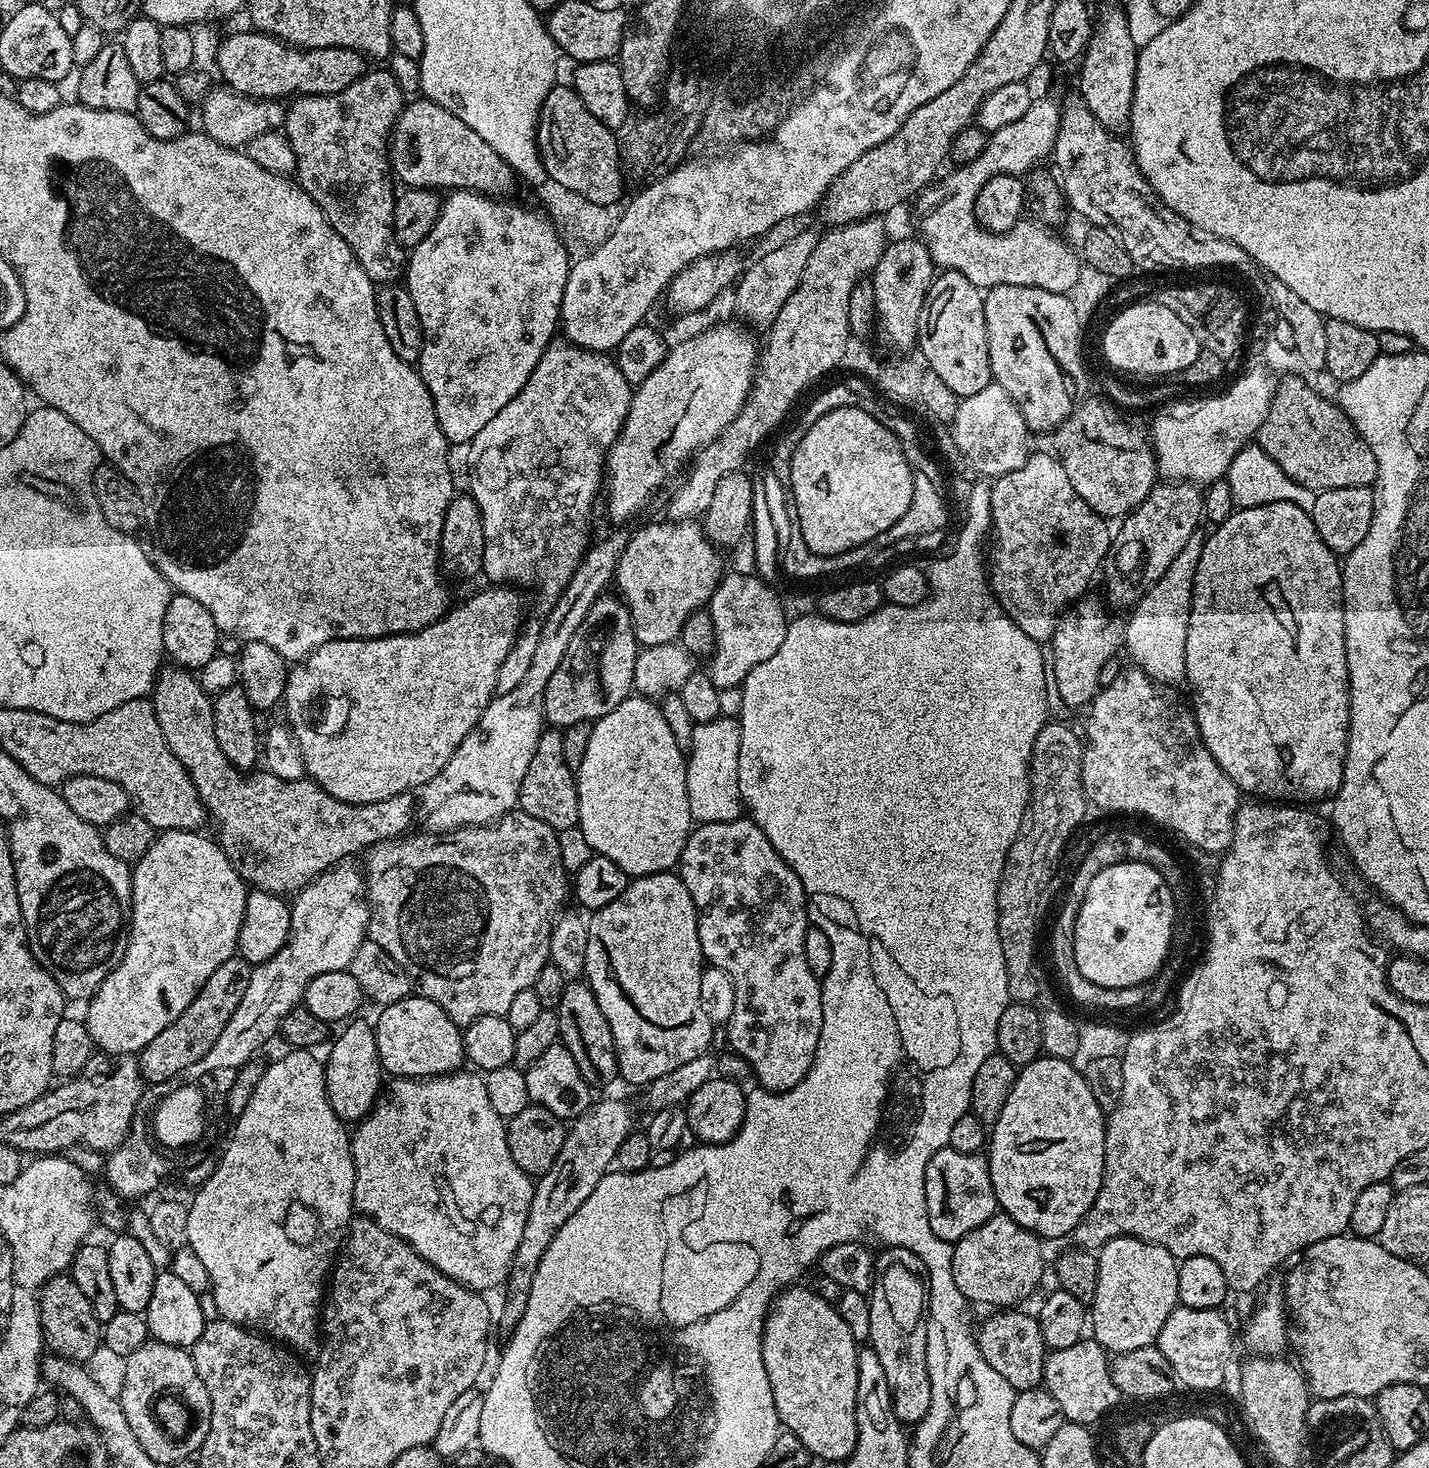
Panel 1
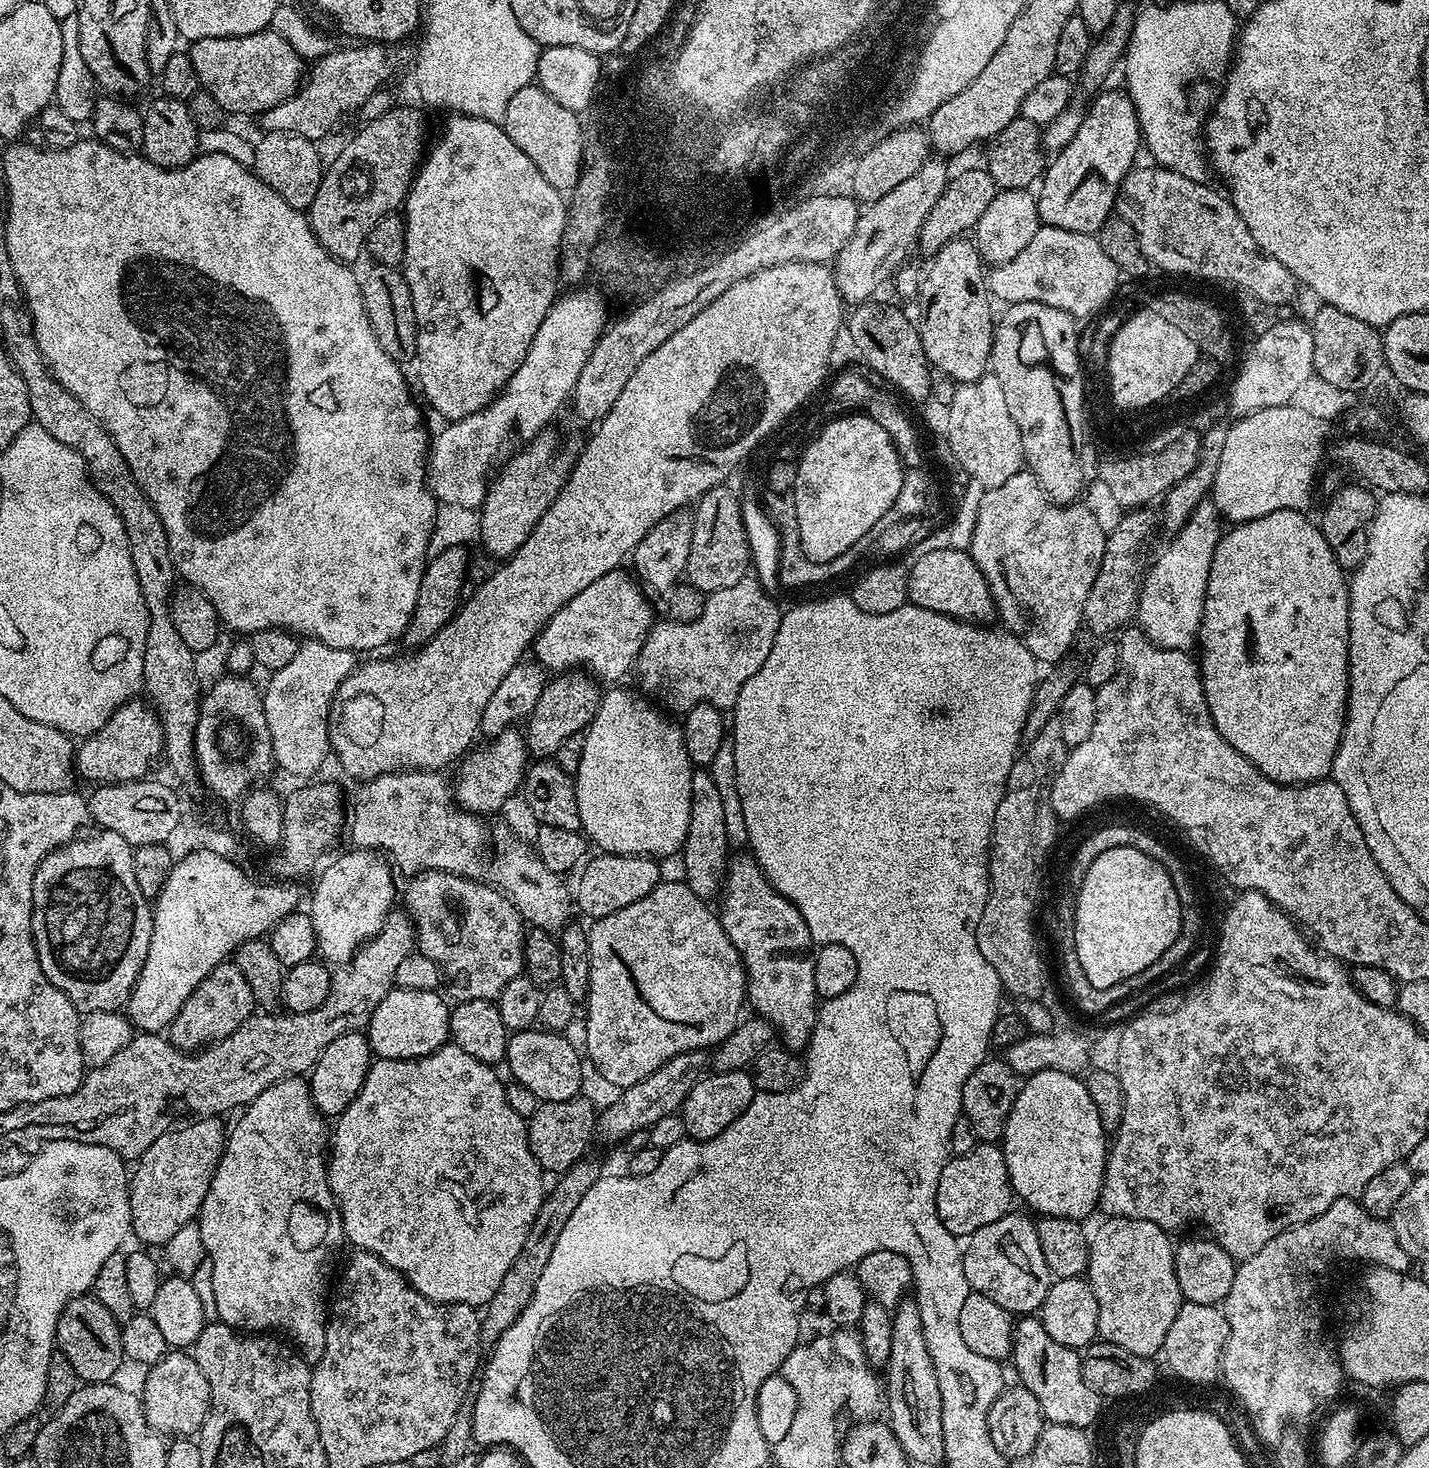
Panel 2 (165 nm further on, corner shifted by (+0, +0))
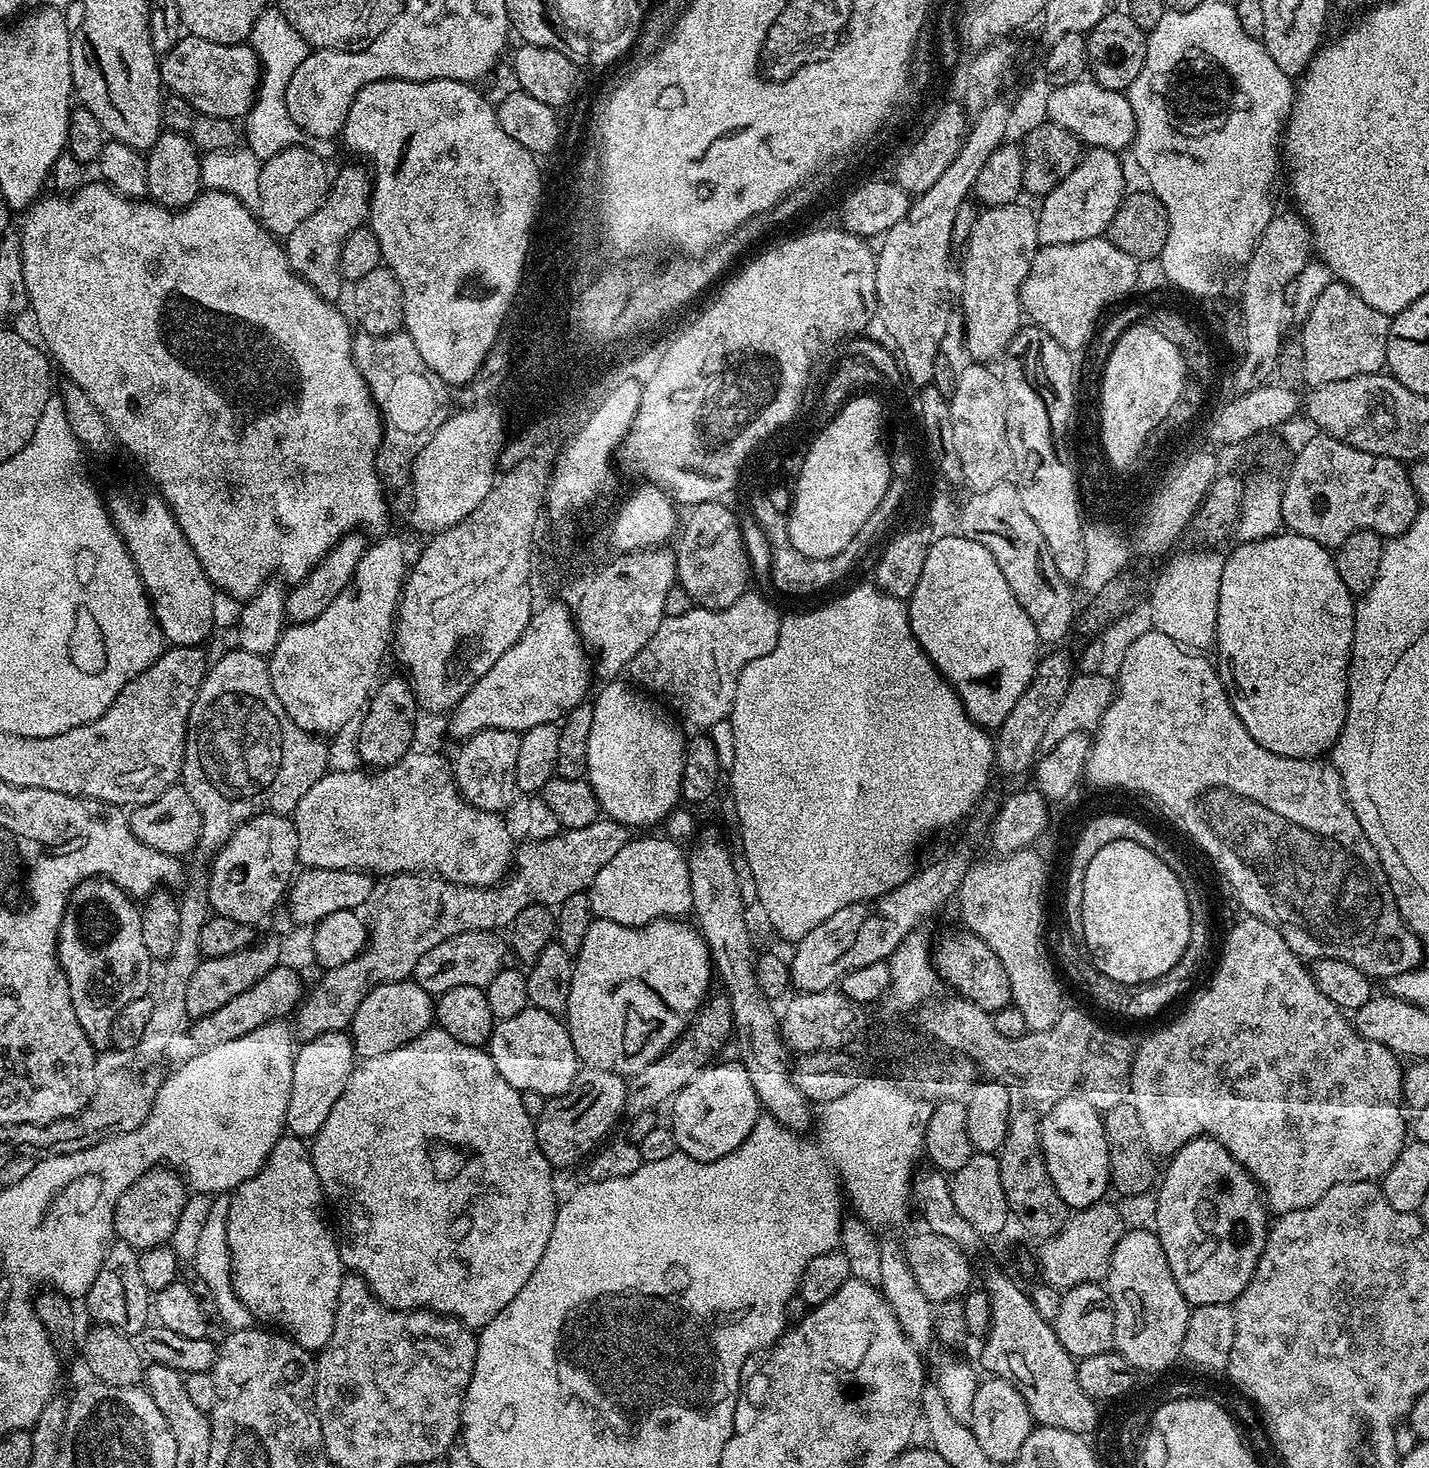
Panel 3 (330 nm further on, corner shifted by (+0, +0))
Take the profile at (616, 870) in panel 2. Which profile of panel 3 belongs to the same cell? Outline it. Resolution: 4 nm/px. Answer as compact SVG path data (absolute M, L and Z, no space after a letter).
M644 834L641 840L636 838L629 839L626 846L622 846L622 850L618 850L618 854L614 854L614 858L610 858L610 862L606 862L606 866L602 866L602 870L598 870L598 878L594 878L594 882L588 887L588 897L590 898L590 906L592 907L593 917L609 920L610 922L618 922L618 926L630 926L631 928L641 928L655 920L663 920L665 918L684 918L692 911L692 899L690 898L690 870L688 869L688 858L685 849L681 847L677 841L669 840L663 835L648 836L652 834Z

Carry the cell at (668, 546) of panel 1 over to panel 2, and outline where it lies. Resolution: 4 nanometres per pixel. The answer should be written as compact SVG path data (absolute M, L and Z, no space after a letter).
M617 570L602 574L602 578L598 578L598 582L590 582L590 586L586 586L586 590L582 590L578 594L574 594L574 598L570 598L570 602L566 602L566 606L562 606L562 610L558 610L558 614L554 614L554 618L550 618L550 622L546 622L546 626L536 636L534 645L535 663L541 668L552 674L559 674L569 670L587 670L597 681L612 680L608 682L620 682L624 675L631 673L636 666L636 655L642 650L642 646L646 642L646 638L652 632L654 627L654 619L652 620L652 604L647 600L645 589L642 587L639 579L631 571Z

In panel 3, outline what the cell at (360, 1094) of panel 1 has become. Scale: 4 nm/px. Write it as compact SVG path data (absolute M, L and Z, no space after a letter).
M347 1031L318 1034L312 1040L303 1041L292 1057L294 1078L290 1086L290 1106L286 1106L285 1129L301 1138L316 1136L318 1130L322 1130L322 1122L326 1122L330 1115L334 1102L342 1098L342 1090L346 1090L346 1082L357 1063L352 1037Z

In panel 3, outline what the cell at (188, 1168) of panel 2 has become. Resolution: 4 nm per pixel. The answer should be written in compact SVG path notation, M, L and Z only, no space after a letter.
M168 1166L150 1169L118 1200L112 1219L115 1237L139 1252L167 1245L174 1234L174 1226L178 1226L178 1217L189 1195L189 1189L179 1172Z

